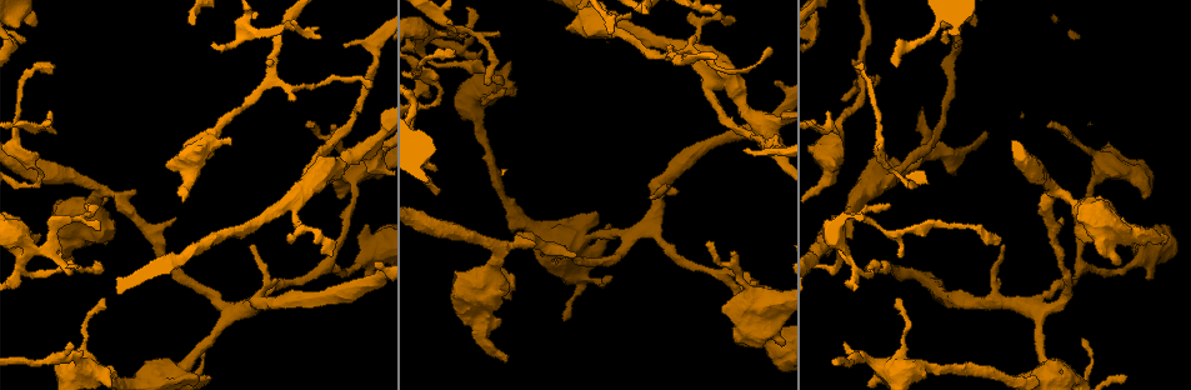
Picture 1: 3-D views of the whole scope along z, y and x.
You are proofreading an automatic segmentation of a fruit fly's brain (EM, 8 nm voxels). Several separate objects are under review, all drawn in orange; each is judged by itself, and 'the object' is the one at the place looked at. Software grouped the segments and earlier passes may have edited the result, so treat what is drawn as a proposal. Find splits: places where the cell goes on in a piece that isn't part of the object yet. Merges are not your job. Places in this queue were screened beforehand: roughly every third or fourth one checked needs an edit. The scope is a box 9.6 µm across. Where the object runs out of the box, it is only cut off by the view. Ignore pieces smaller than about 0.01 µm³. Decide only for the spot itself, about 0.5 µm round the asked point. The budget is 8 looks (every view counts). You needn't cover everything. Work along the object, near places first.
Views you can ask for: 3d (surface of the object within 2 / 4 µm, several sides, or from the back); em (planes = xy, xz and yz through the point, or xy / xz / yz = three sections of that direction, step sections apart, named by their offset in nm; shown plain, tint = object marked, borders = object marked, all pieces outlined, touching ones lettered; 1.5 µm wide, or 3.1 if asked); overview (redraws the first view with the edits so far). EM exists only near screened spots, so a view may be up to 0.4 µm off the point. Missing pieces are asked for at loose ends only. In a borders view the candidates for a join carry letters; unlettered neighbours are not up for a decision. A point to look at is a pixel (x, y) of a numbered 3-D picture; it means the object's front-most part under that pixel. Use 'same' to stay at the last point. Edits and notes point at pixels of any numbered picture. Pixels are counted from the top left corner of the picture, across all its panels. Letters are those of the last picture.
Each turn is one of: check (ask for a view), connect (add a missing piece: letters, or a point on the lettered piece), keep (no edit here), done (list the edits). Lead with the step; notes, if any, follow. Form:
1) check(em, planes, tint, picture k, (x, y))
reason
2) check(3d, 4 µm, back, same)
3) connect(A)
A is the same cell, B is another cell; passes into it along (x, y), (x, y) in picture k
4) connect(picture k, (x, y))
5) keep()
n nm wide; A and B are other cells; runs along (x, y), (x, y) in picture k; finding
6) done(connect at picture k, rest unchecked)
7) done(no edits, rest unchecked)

check(3d, 2 µm, back, picture 1, (36, 21))
branch stops here

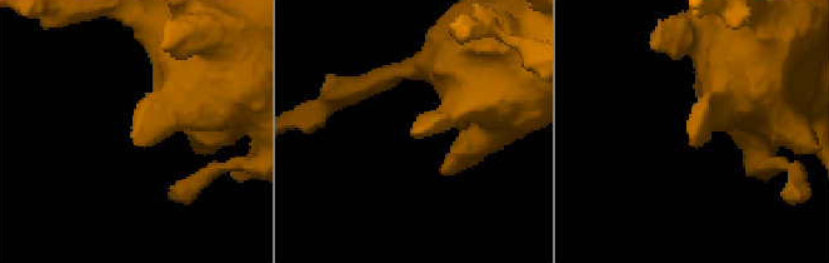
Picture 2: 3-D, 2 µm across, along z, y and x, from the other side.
check(em, planes, borders, picture 2, (132, 137))

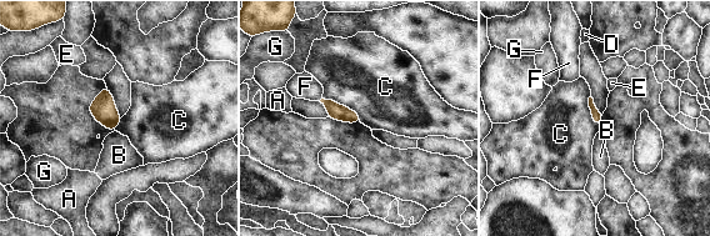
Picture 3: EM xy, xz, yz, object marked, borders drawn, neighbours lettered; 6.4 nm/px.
keep()
A, B, C, D, E, F and G are other cells; border along (323, 98), (351, 109), (360, 120) in picture 3; none of them fits

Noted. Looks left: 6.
check(3d, 2 µm, picture 1, (892, 266))
an open end

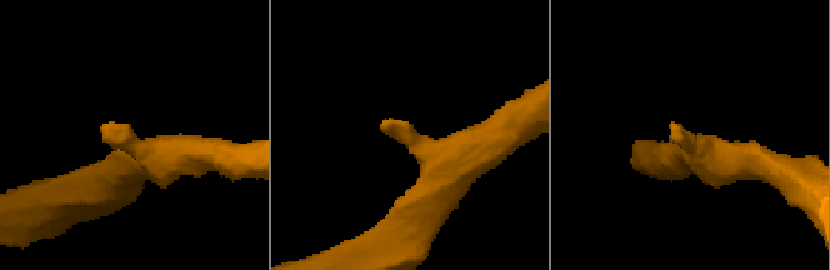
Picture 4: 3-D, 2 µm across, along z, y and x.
check(em, xy, step 8, tint, picture 4, (380, 124))

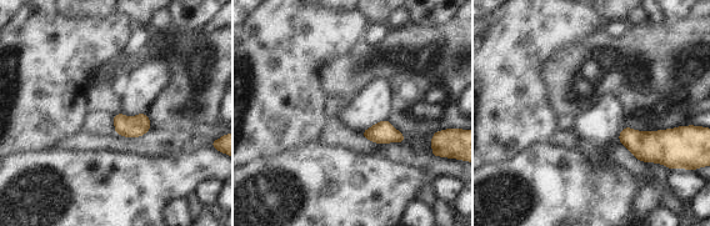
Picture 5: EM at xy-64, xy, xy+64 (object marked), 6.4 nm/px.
check(em, planes, borders, same)
another direction

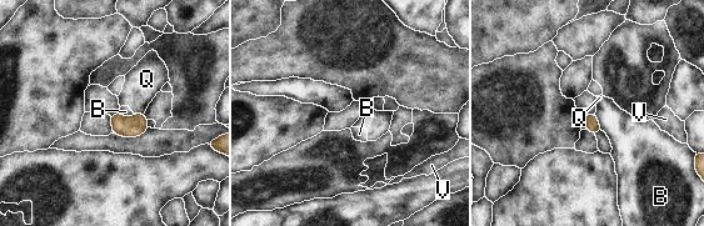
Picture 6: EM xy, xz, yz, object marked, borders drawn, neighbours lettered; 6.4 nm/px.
keep()
B, Q and V are other cells; border along (595, 114), (602, 130) in picture 6; no lettered piece goes on from it

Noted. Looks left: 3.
check(em, planes, tint, picture 1, (732, 23))
branch stops here

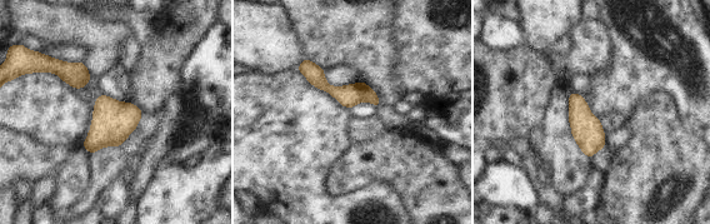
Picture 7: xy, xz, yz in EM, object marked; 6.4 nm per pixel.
check(em, planes, borders, same)
what lies round it

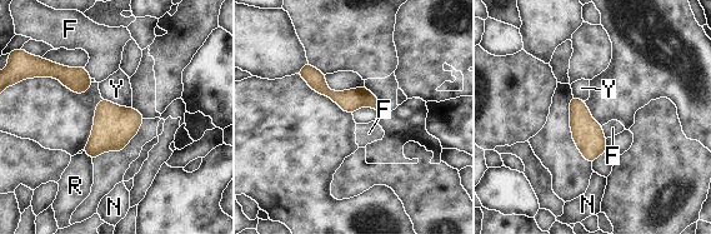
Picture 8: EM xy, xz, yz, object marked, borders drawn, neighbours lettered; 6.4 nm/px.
keep()
F, N, R and Y are other cells; border along (103, 98), (131, 108) in picture 8; no lettered piece goes on from it

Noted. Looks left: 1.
done(no edits, rest unchecked)

